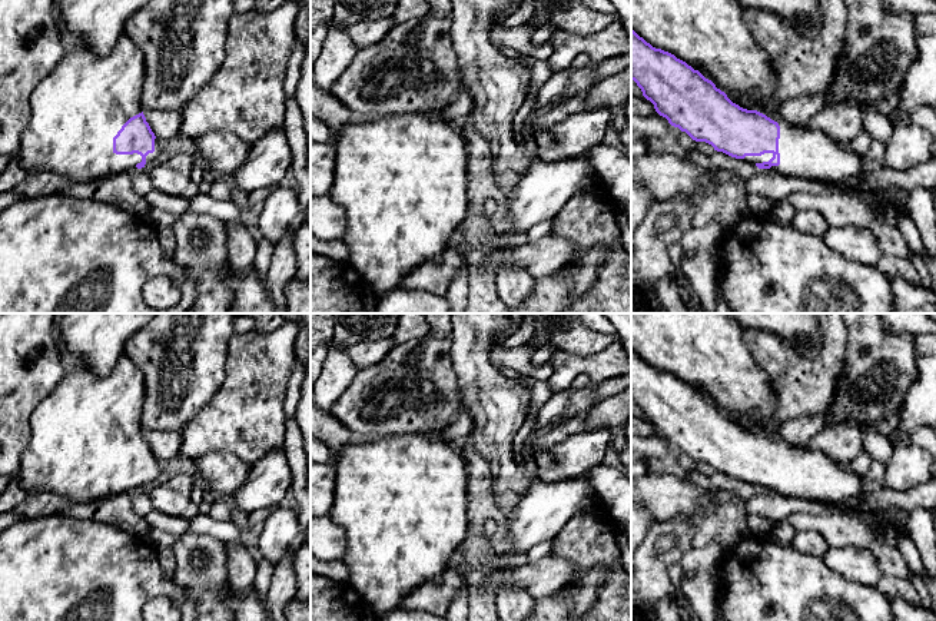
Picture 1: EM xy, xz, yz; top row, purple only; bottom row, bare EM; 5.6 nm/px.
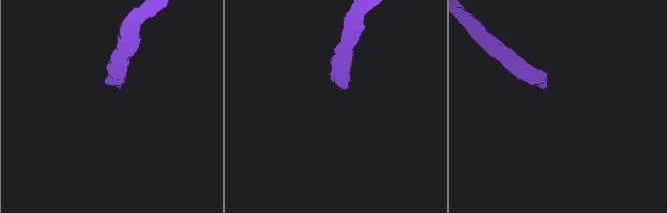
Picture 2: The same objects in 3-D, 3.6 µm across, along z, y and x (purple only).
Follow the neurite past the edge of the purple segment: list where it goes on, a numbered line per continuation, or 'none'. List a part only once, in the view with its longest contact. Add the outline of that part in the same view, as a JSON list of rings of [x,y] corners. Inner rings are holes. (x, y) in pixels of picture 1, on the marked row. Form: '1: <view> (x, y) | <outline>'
1: xy (76, 110) | [[[126,33],[106,56],[94,54],[82,40],[67,43],[60,62],[31,94],[31,116],[17,153],[20,166],[27,172],[53,172],[74,183],[137,170],[142,156],[116,155],[113,137],[130,117],[143,112],[145,74],[143,53]]]

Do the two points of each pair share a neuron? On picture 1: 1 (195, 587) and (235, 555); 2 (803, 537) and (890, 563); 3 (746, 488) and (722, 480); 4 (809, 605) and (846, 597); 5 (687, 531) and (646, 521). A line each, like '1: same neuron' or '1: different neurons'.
1: different neurons
2: different neurons
3: same neuron
4: same neuron
5: different neurons

